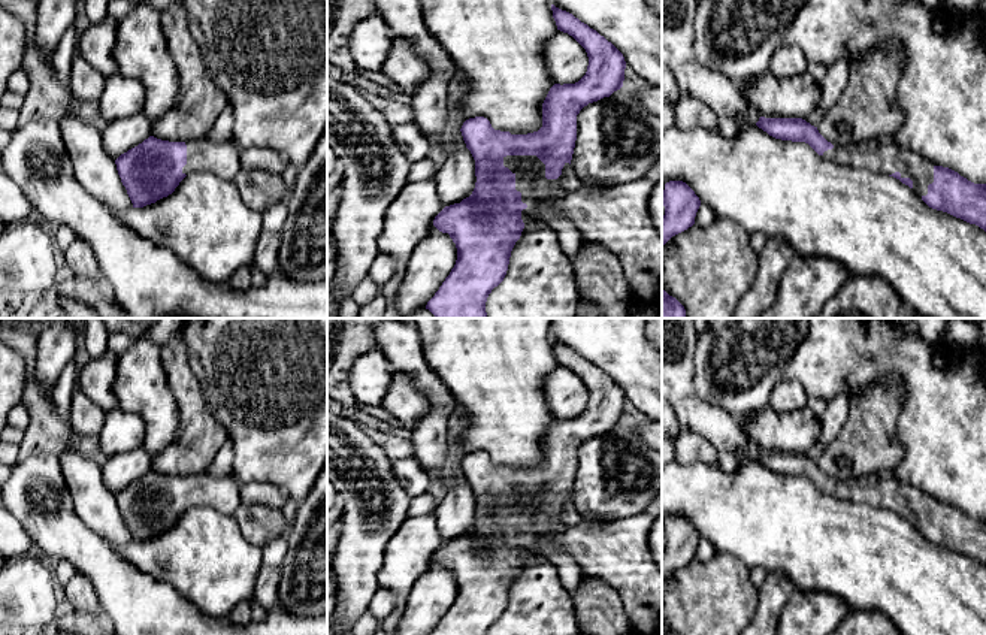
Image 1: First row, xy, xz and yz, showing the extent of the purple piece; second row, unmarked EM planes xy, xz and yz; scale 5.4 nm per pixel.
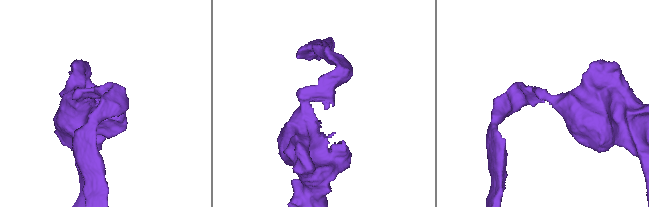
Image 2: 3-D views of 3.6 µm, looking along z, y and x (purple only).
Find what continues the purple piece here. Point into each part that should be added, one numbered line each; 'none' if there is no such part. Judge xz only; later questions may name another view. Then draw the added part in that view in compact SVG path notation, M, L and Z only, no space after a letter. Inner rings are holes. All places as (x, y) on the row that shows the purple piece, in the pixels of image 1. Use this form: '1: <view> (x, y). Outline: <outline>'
1: xz (540, 283). Outline: M506 155L503 166L515 175L515 190L527 205L521 211L524 229L515 242L503 281L492 290L486 302L489 318L575 318L578 287L574 264L562 251L556 230L538 217L538 205L553 200L580 232L584 242L598 244L611 251L621 263L624 284L632 305L662 311L662 235L654 227L648 200L654 181L641 178L614 187L584 184L568 191L557 179L545 178L545 164L536 155Z

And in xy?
1: xy (269, 57). Outline: M182 0L190 31L214 84L229 96L233 109L230 142L188 140L182 173L206 170L233 181L242 170L241 152L269 148L290 163L306 163L327 127L327 0Z

